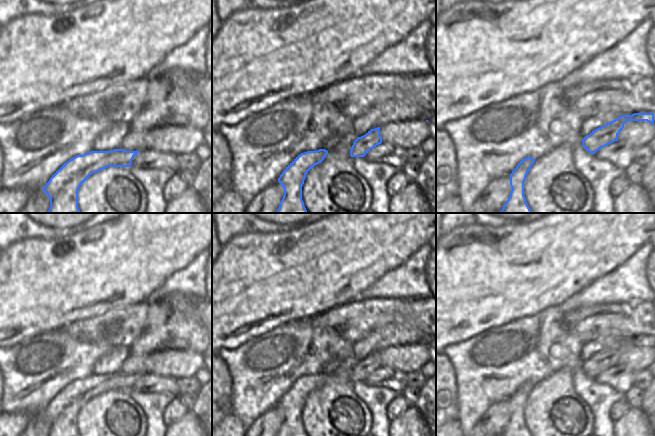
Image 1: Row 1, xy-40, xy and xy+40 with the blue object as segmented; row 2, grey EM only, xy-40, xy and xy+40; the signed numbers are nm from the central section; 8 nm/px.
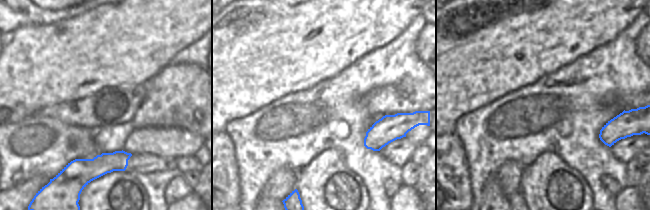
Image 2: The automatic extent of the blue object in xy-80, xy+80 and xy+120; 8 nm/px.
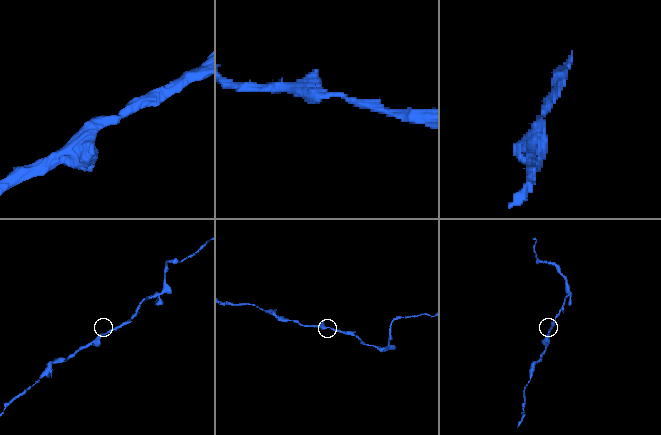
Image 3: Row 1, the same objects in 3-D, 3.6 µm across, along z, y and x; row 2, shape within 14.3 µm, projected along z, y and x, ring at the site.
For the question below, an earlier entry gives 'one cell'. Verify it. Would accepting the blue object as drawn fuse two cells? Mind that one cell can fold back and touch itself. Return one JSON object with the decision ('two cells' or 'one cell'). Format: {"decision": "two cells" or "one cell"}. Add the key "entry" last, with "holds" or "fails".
{"decision": "one cell", "entry": "holds"}

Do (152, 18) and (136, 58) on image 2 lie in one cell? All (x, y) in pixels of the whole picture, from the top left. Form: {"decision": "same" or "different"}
{"decision": "same"}

